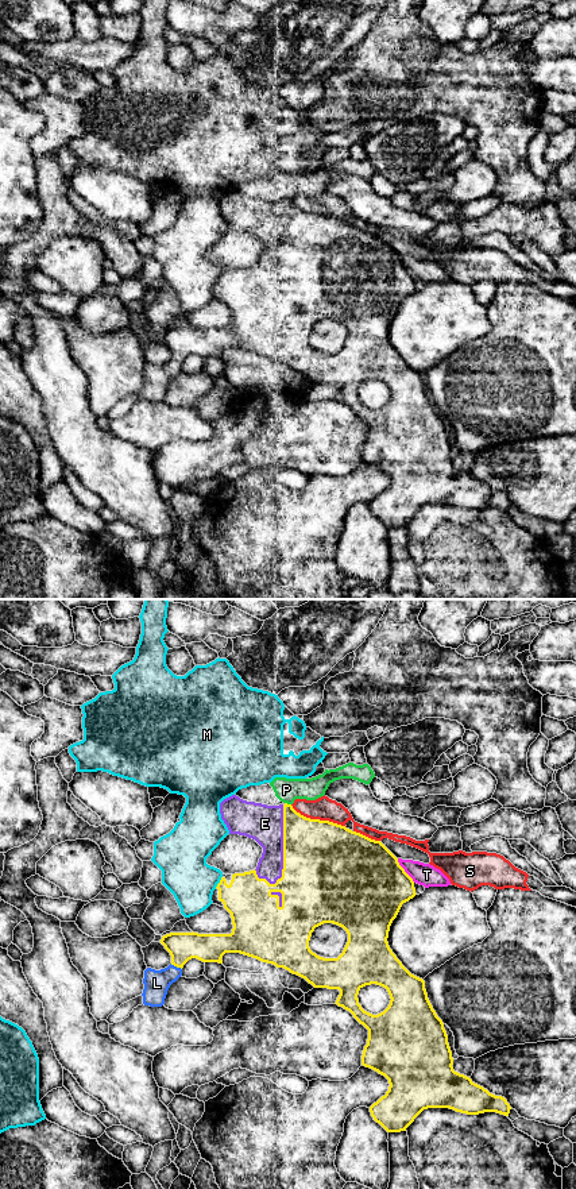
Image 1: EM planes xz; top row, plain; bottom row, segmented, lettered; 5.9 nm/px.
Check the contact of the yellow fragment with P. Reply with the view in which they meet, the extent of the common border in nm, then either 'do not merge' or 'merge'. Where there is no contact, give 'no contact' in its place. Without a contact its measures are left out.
contact in xz; length 40 nm; do not merge

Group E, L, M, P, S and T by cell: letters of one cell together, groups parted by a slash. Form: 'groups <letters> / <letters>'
groups E L / M / P / S / T

